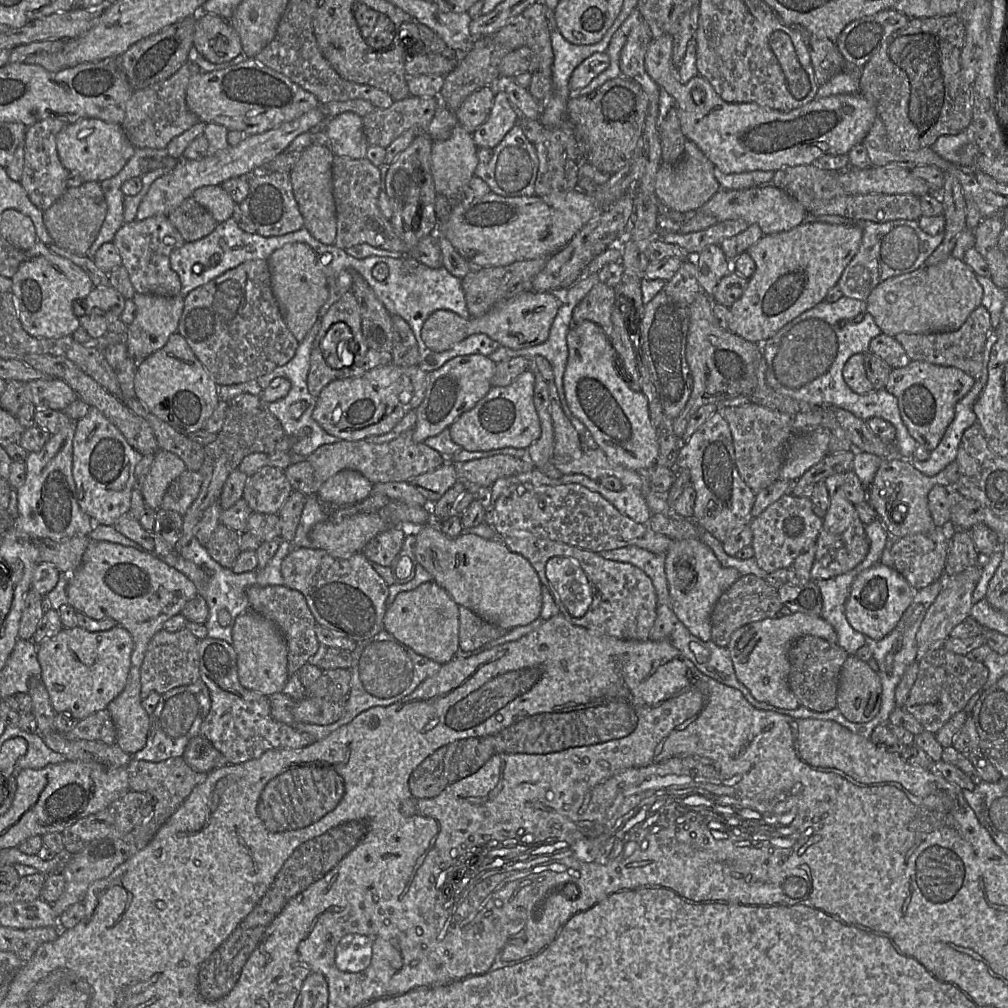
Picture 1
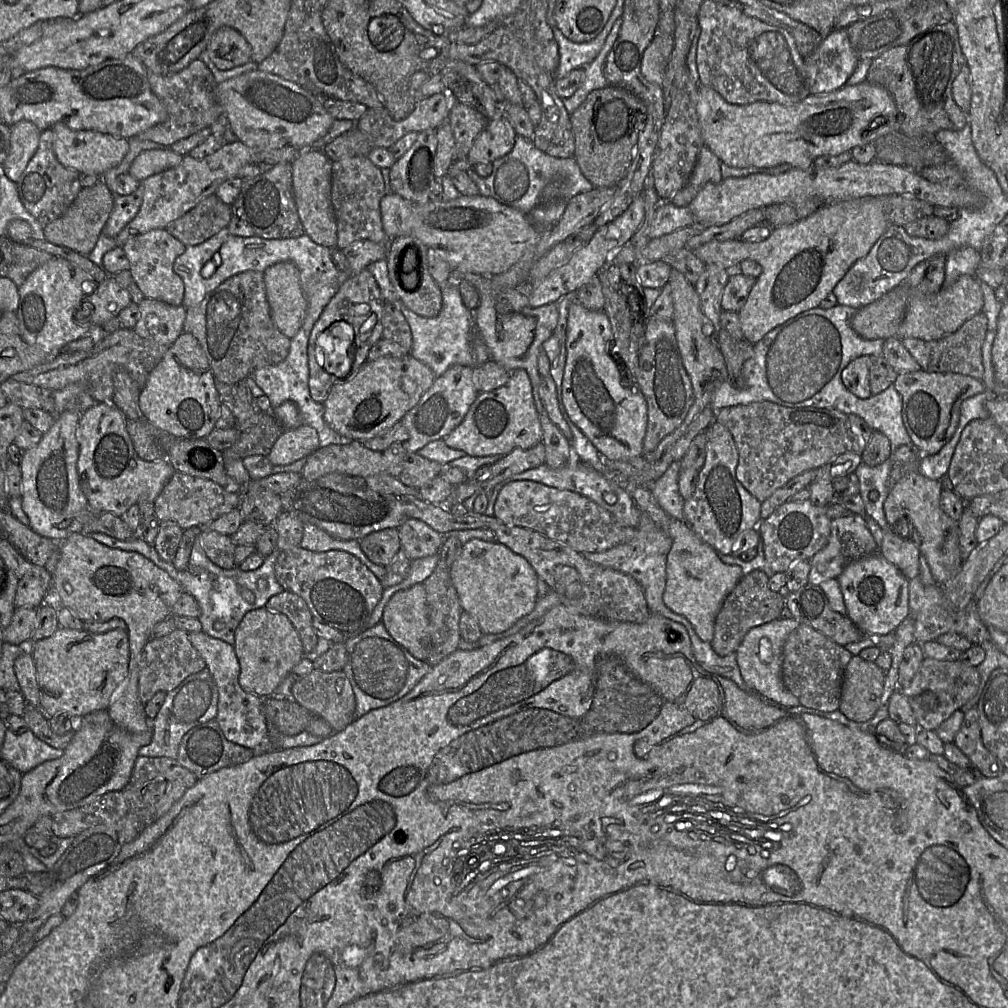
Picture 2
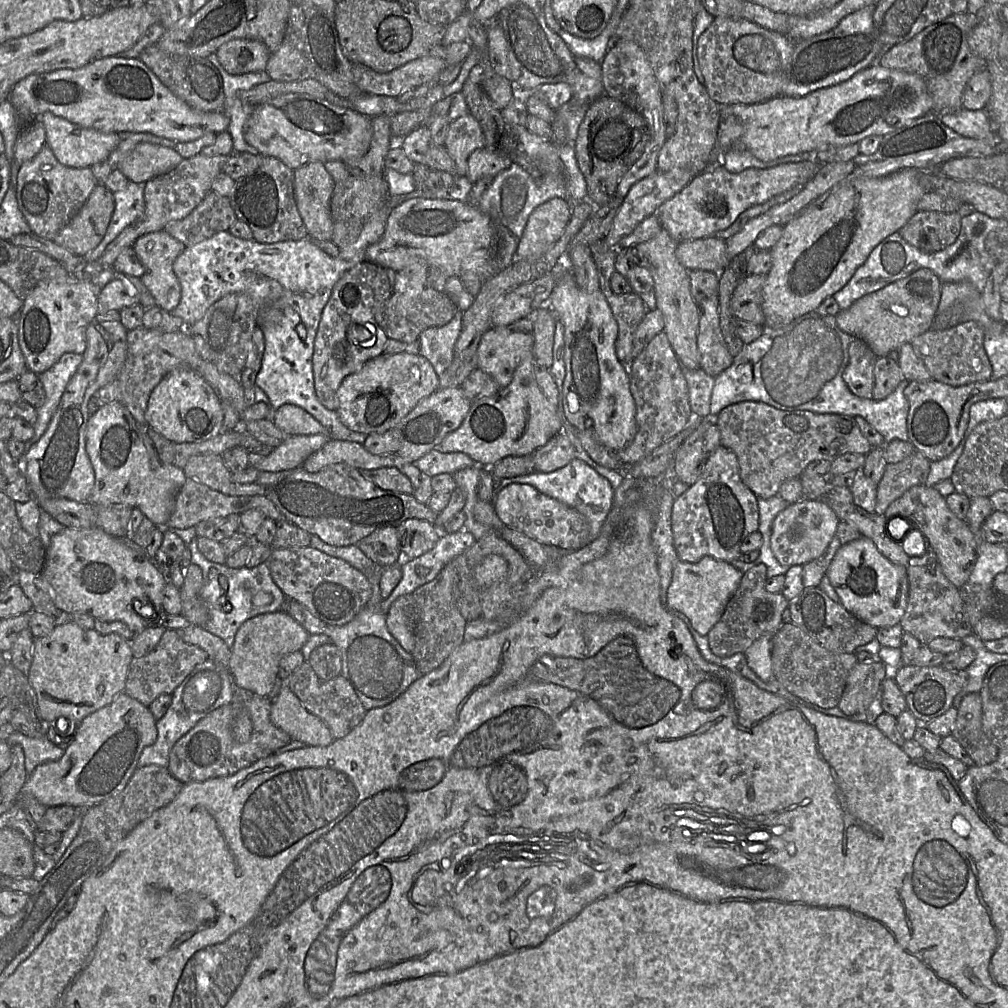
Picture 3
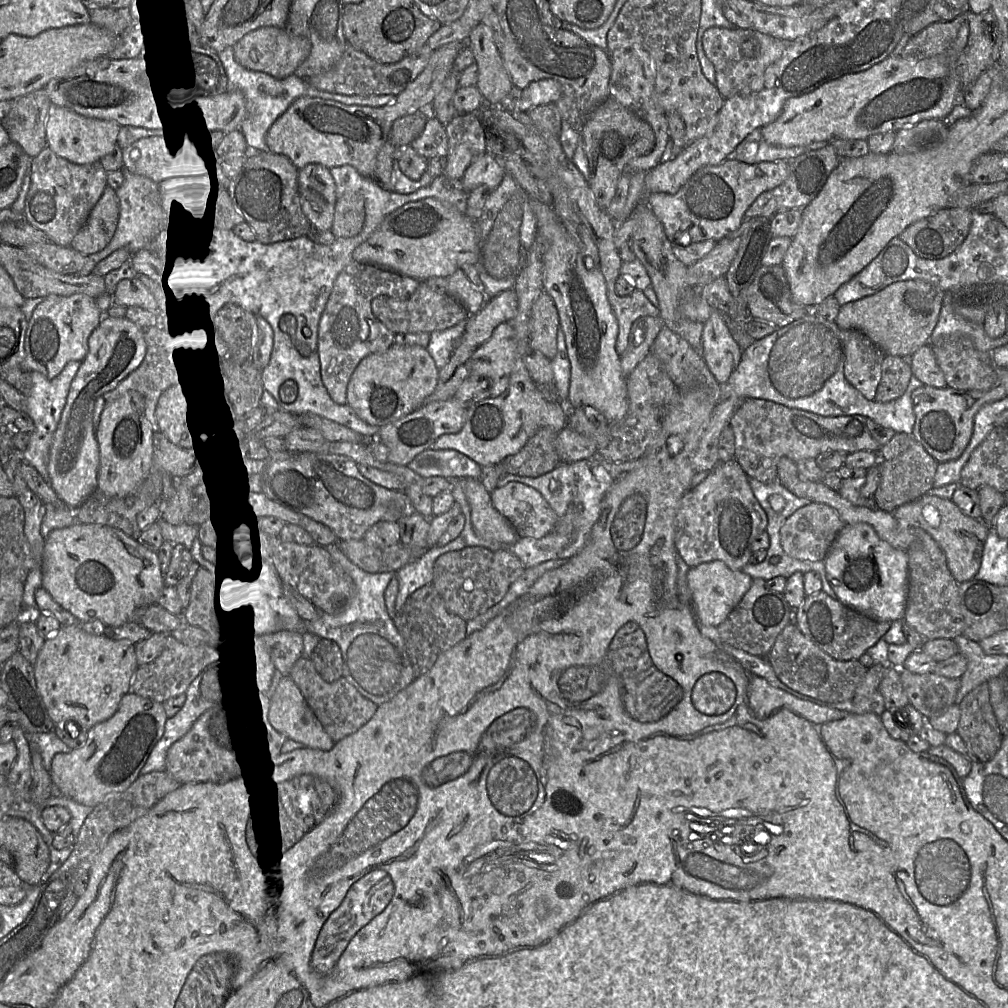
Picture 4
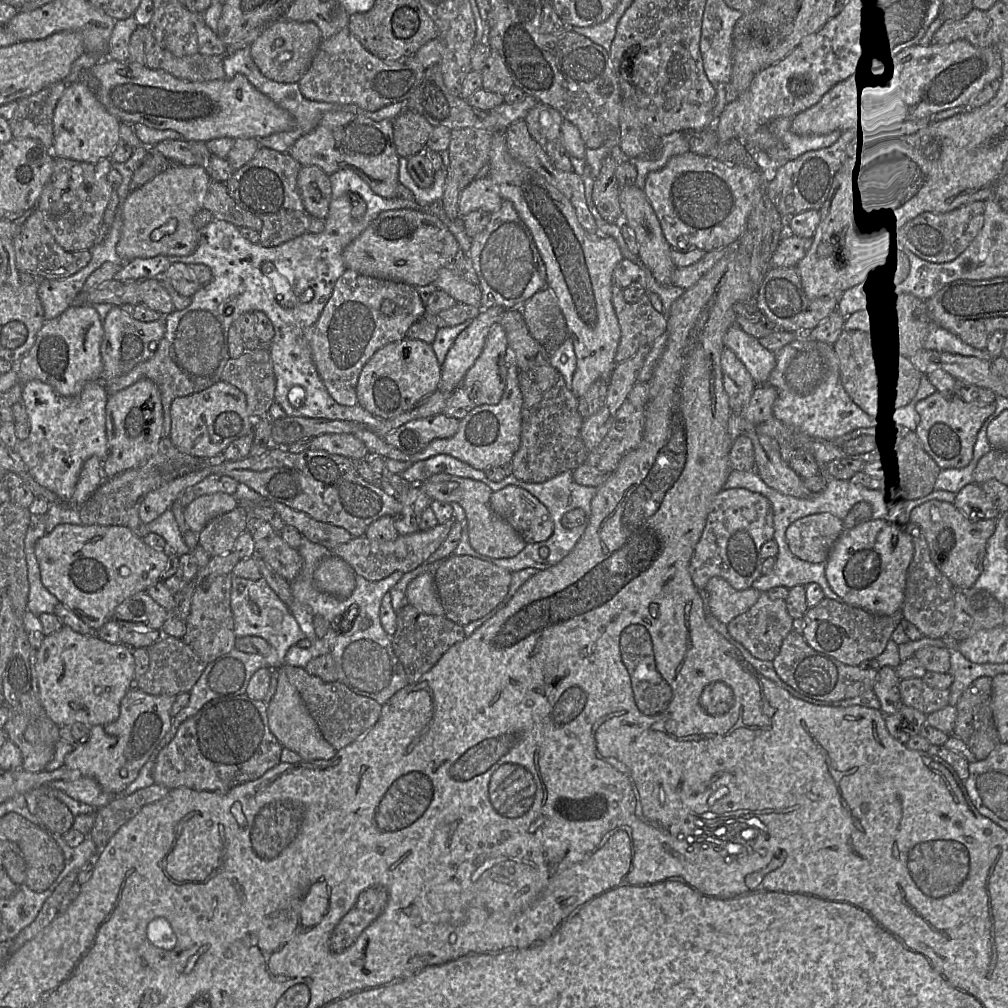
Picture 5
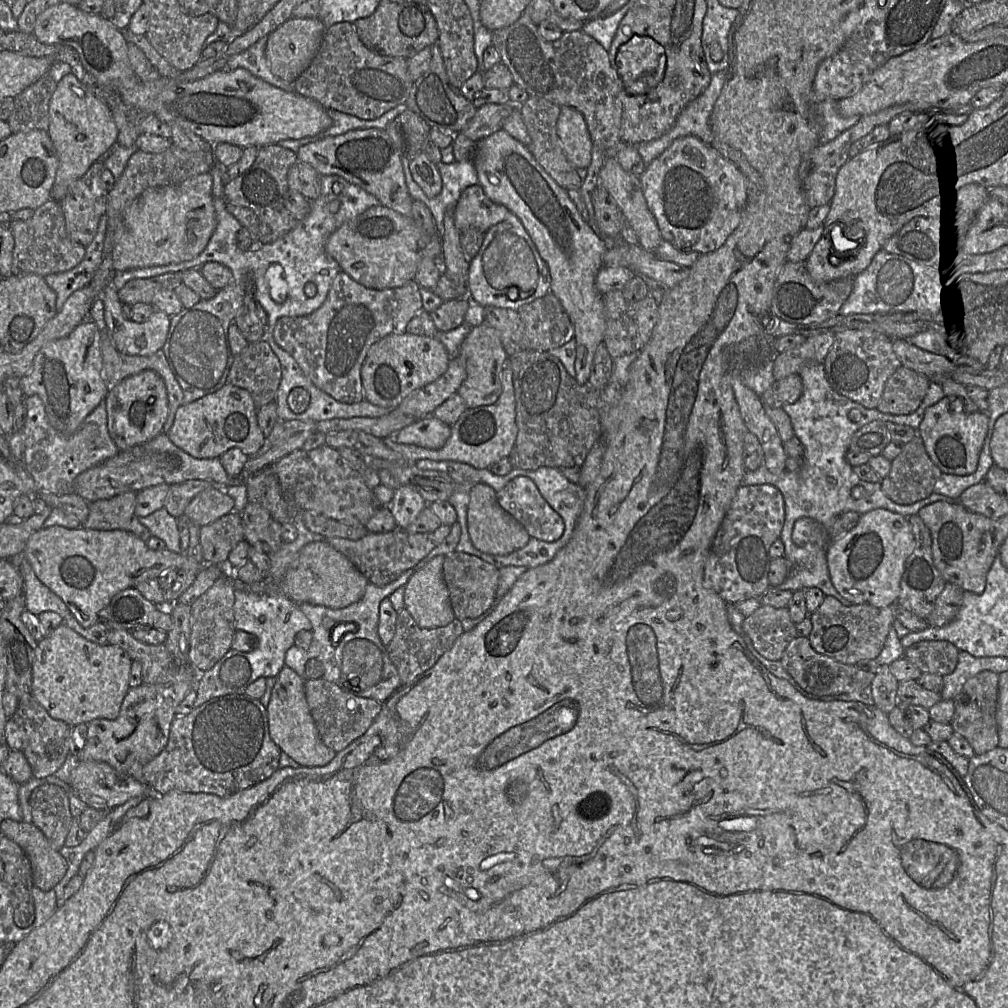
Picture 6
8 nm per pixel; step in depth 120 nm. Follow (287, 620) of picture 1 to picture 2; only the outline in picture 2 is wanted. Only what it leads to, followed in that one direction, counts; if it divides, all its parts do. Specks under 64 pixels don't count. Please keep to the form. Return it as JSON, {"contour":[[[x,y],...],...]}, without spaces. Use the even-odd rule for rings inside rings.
{"contour":[[[283,590],[281,593],[272,596],[266,603],[265,608],[287,616],[299,634],[304,655],[314,650],[319,637],[313,630],[313,615],[300,596]]]}

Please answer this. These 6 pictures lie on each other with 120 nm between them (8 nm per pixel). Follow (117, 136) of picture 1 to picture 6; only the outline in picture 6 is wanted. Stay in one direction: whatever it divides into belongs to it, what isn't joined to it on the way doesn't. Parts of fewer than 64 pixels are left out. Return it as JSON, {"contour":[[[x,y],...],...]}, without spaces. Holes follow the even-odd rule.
{"contour":[[[73,74],[57,82],[49,102],[49,128],[47,130],[58,157],[58,168],[51,188],[51,199],[60,201],[74,181],[82,177],[92,164],[106,156],[116,143],[119,129],[106,104]]]}

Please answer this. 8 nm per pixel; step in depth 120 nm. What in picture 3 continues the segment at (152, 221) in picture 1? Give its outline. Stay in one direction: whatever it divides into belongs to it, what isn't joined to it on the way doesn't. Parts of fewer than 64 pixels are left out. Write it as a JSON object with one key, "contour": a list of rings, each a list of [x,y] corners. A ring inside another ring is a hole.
{"contour":[[[164,229],[150,232],[139,237],[132,245],[138,259],[145,267],[145,273],[140,277],[141,282],[153,296],[156,305],[166,311],[173,311],[181,300],[181,285],[174,273],[173,263],[187,247]]]}

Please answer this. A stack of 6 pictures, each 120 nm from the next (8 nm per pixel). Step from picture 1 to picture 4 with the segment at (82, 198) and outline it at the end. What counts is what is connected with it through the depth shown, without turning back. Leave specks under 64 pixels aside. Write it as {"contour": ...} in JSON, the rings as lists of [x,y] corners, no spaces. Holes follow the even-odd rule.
{"contour":[[[107,186],[69,247],[85,256],[101,251],[115,233],[118,216],[119,201],[116,191]]]}

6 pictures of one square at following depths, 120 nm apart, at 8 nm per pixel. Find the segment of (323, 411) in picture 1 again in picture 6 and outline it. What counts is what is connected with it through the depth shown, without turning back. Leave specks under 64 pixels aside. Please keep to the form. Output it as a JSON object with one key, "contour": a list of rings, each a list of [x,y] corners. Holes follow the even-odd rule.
{"contour":[[[408,332],[387,335],[372,345],[363,362],[361,368],[363,399],[377,406],[394,409],[412,391],[444,374],[450,358],[437,336],[426,337]]]}

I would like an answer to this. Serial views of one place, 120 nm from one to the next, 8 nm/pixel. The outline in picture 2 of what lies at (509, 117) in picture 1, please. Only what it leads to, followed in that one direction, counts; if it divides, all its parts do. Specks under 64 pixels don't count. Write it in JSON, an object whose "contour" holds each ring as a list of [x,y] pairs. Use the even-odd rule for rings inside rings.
{"contour":[[[498,112],[474,140],[467,156],[470,166],[474,168],[480,163],[493,163],[505,156],[512,150],[516,136],[504,112]]]}

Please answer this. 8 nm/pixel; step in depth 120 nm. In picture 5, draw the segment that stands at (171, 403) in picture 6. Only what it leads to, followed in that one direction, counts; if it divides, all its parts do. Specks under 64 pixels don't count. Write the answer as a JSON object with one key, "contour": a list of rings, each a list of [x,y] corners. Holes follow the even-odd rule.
{"contour":[[[165,337],[160,340],[151,358],[139,363],[128,373],[104,382],[103,386],[107,395],[111,396],[145,378],[152,380],[160,391],[164,415],[162,434],[169,437],[171,403],[177,397],[193,394],[194,385],[172,359]]]}

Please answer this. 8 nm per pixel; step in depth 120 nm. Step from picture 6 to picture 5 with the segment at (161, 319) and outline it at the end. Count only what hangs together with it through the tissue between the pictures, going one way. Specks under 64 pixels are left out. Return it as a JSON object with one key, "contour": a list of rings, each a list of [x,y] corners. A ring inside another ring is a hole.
{"contour":[[[113,306],[102,325],[104,334],[100,353],[103,361],[101,379],[103,383],[128,373],[139,363],[151,358],[158,343],[165,335],[165,321],[163,318],[152,322],[142,322],[124,313],[120,306]]]}

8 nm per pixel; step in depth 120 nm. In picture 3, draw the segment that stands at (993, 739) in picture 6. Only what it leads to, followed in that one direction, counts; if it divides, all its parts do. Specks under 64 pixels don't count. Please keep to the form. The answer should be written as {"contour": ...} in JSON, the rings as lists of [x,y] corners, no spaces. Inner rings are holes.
{"contour":[[[979,692],[967,694],[958,707],[951,735],[978,766],[992,763],[999,749],[982,727],[982,700]]]}

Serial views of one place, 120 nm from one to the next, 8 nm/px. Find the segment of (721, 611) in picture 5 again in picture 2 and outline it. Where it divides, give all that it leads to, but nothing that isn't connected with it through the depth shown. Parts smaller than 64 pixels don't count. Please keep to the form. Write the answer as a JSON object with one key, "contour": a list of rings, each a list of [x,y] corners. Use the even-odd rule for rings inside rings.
{"contour":[[[636,485],[629,491],[636,505],[672,539],[672,547],[667,556],[667,582],[663,602],[674,613],[684,616],[698,637],[710,643],[714,635],[714,623],[725,597],[743,577],[740,566],[721,561],[716,550],[702,541],[684,520],[667,514],[652,494],[651,488]]]}

